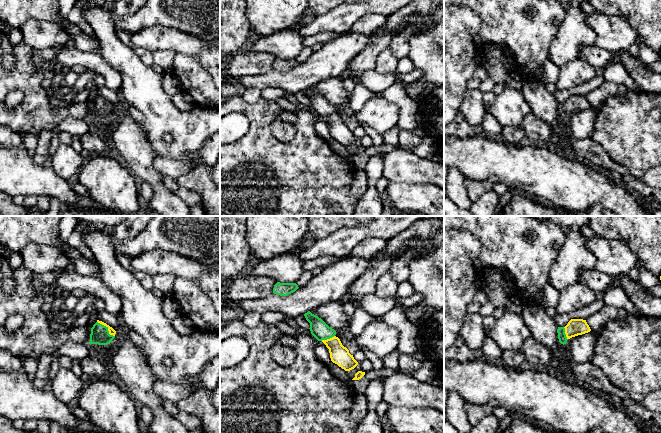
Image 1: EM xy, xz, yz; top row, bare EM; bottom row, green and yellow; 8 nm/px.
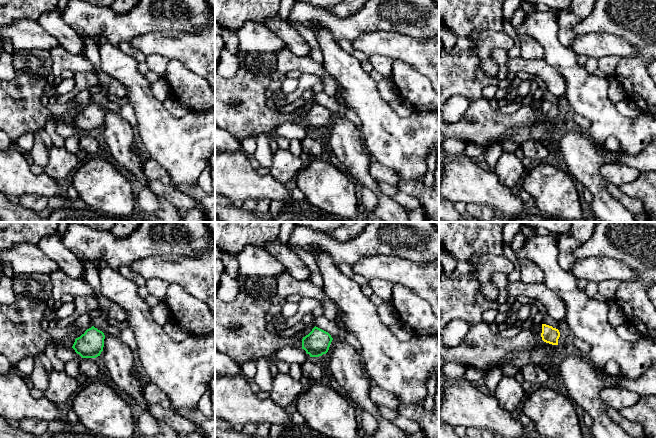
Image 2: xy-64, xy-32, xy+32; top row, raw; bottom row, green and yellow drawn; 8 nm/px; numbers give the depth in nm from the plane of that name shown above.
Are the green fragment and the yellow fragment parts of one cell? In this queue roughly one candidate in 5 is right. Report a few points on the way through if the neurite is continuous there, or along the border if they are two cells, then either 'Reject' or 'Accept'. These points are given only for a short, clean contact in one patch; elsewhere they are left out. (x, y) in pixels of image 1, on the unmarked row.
Path across: xy (99, 111), (107, 104), (111, 107). Accept

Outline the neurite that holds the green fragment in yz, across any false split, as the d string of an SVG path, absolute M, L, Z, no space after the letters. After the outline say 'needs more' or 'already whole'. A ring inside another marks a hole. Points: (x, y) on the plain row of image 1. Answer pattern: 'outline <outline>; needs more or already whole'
outline M571 95L565 103L558 103L557 105L559 118L563 121L568 115L590 107L589 101L583 95Z; needs more

